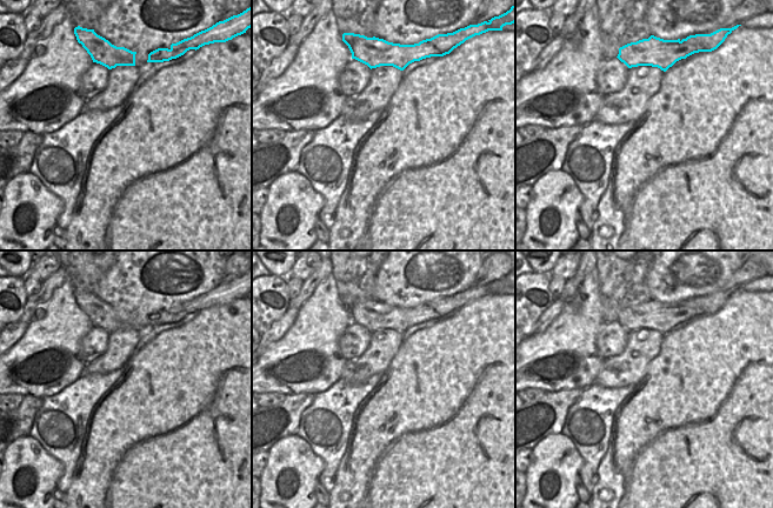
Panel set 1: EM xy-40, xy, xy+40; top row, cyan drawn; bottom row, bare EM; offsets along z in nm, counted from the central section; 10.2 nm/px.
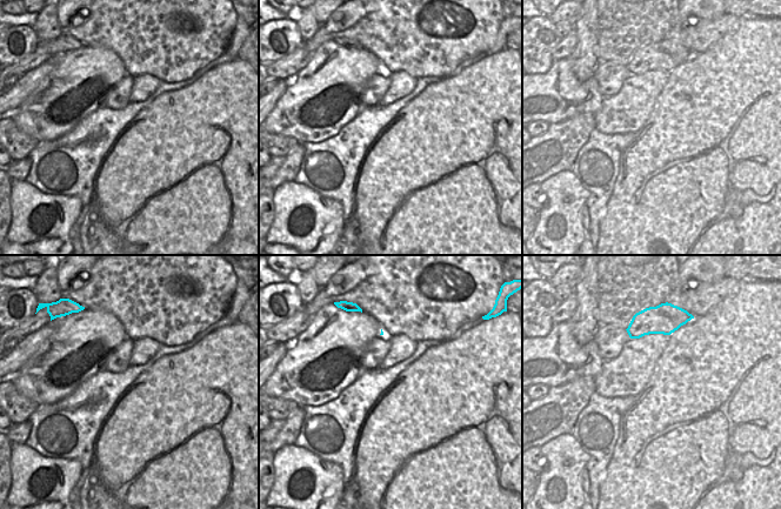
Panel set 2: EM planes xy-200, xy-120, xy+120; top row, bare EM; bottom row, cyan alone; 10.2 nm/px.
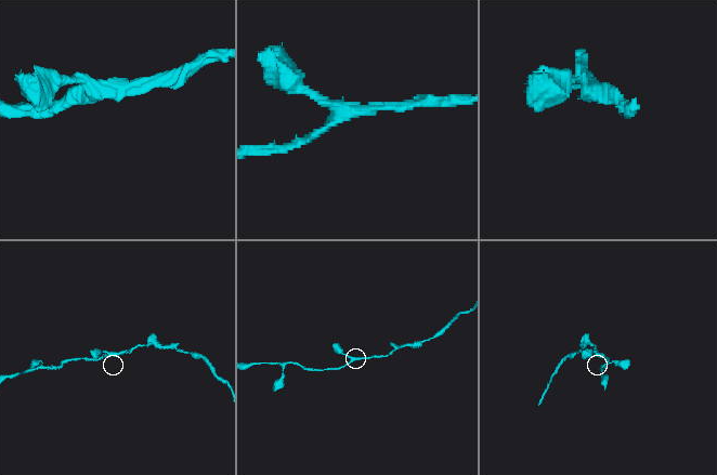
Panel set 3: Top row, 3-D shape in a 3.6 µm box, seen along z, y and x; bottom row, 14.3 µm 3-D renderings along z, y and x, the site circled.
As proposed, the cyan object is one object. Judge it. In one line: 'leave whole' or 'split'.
leave whole

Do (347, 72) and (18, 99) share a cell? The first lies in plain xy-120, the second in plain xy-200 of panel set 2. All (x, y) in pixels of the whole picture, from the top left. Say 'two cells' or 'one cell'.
two cells

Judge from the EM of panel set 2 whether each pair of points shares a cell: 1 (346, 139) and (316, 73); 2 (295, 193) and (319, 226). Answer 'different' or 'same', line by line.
1: different
2: same

